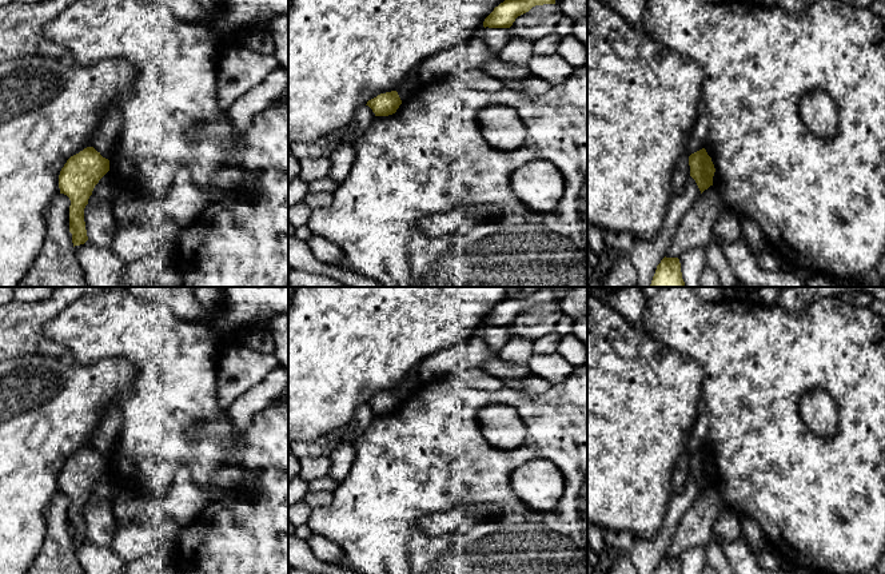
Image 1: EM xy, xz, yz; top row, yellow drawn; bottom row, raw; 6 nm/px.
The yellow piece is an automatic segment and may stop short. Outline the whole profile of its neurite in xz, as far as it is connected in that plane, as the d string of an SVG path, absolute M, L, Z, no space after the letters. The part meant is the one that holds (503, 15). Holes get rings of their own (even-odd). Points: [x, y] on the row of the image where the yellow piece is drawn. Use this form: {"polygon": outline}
{"polygon": "M505 0L485 19L483 27L510 28L518 16L543 4L555 4L555 0Z"}

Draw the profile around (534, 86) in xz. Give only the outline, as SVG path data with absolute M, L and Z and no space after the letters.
M530 75L522 84L522 91L533 96L543 95L551 89L551 85L535 75Z

